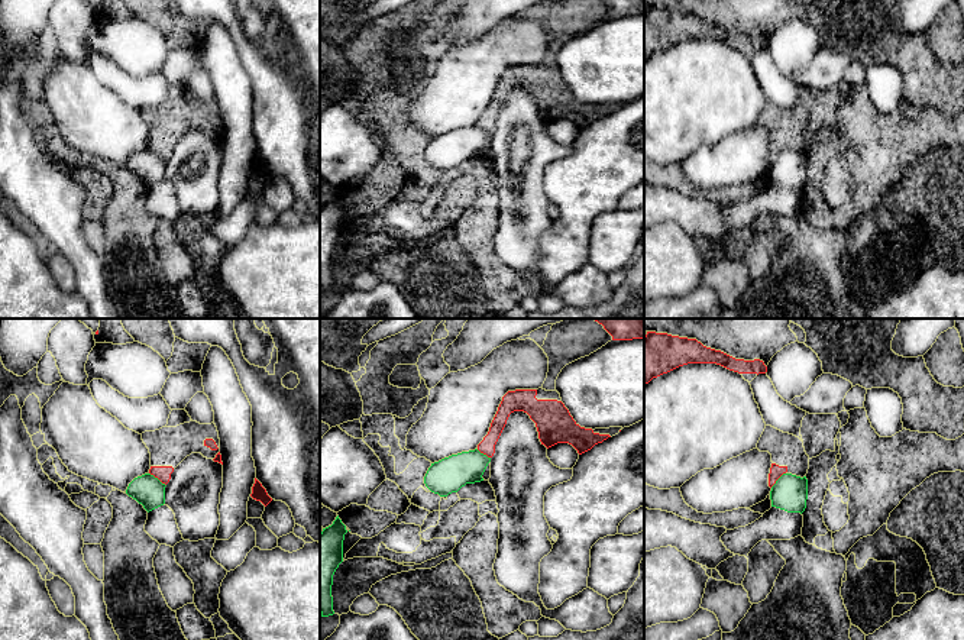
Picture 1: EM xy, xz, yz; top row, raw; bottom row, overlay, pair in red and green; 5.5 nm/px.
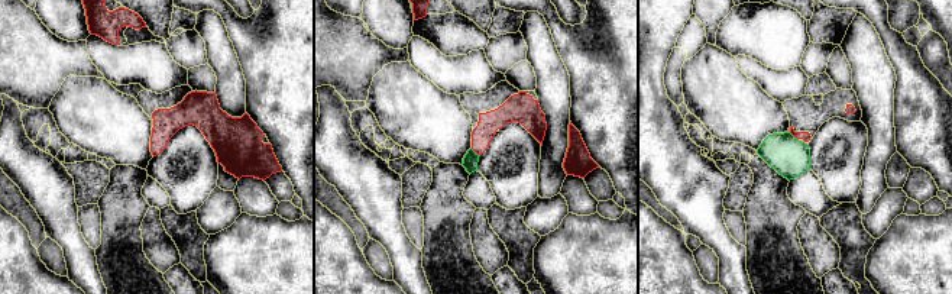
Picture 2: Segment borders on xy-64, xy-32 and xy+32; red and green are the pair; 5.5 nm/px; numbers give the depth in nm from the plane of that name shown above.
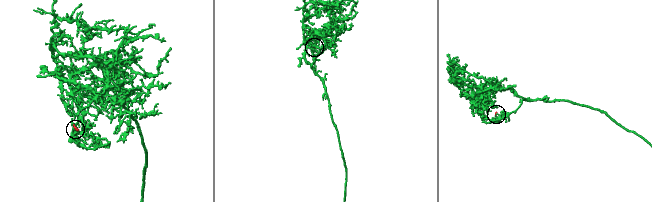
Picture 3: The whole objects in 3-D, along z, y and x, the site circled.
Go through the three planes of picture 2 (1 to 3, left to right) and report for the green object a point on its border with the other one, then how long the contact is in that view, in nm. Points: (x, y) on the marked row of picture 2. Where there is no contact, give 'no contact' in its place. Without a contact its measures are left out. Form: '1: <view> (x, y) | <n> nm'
1: no contact
2: xy-32 (475, 151) | 70 nm
3: xy+32 (793, 135) | 70 nm

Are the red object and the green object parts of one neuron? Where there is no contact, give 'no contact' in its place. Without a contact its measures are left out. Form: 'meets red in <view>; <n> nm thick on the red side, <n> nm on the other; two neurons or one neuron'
meets red in xy; 80 nm thick on the red side, 170 nm on the other; two neurons

